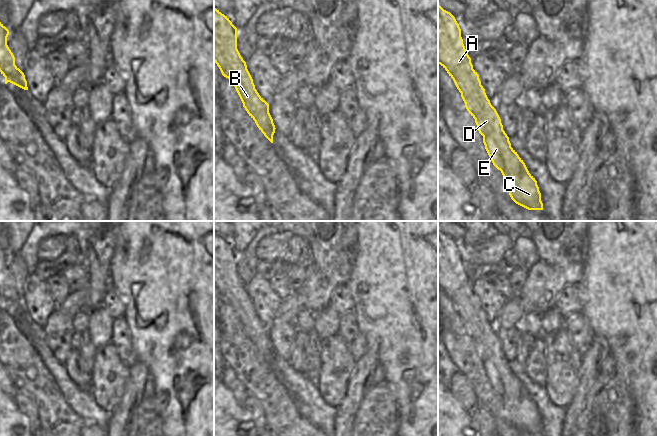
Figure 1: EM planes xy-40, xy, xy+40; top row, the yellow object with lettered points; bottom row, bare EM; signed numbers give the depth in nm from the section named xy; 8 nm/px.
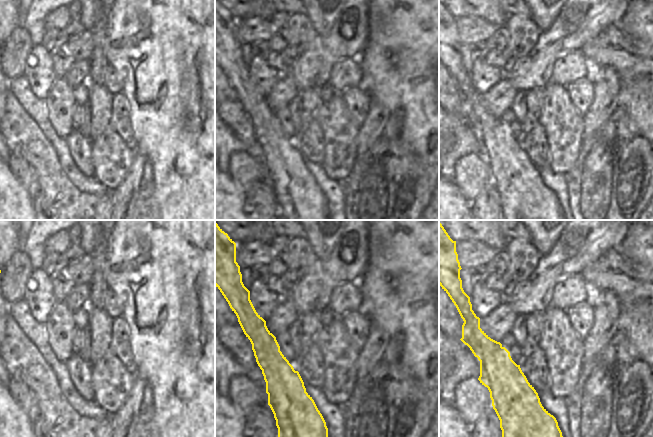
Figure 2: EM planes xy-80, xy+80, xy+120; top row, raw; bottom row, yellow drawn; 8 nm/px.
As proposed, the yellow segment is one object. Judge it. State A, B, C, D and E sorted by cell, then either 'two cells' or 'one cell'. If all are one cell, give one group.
groups A B C D E; one cell

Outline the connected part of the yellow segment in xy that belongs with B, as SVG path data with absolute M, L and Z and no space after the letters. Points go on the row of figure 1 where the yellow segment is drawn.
M214 8L214 62L235 87L243 107L259 130L273 143L275 125L269 104L255 89L246 62L237 49L237 28L227 16Z

